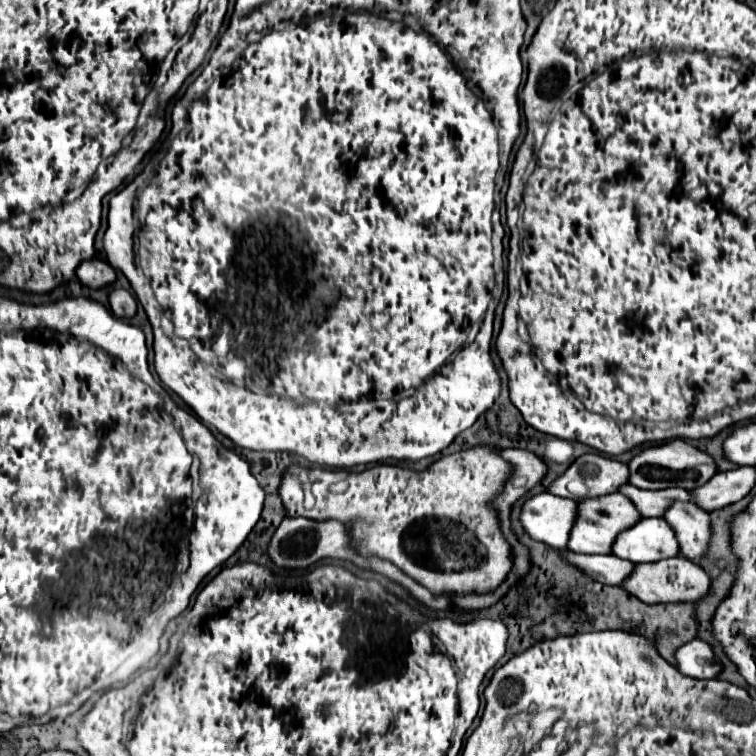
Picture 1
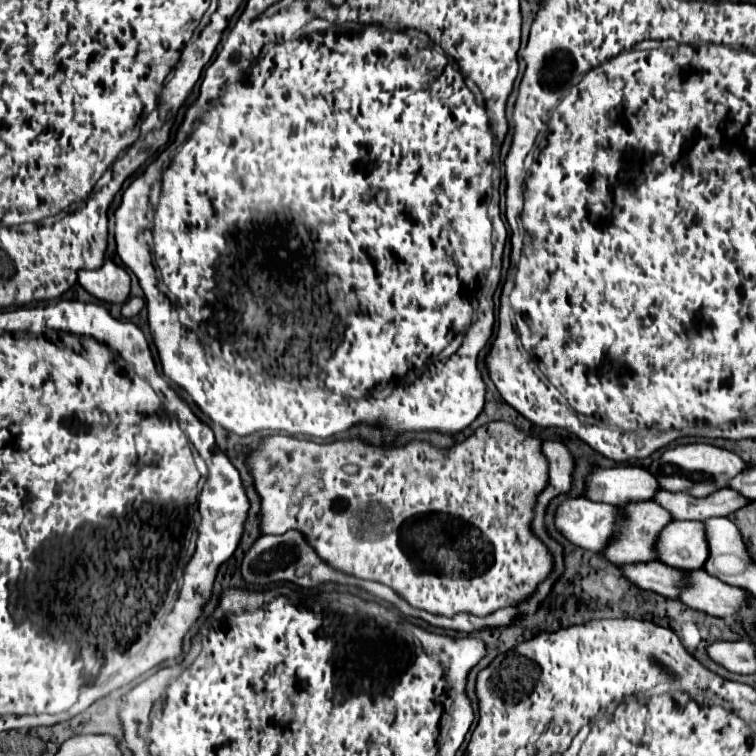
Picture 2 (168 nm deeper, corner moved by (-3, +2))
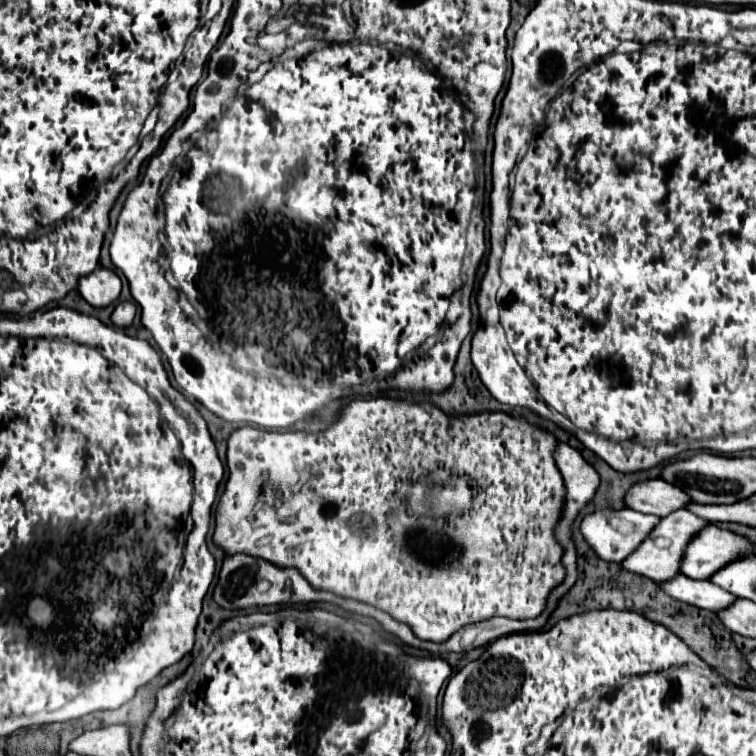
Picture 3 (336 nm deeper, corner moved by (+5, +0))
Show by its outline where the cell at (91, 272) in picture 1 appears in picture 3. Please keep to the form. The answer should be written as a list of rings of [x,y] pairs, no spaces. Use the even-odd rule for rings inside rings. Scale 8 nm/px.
[[[96,268],[92,274],[82,276],[78,280],[78,292],[82,294],[88,304],[96,308],[104,308],[118,300],[122,290],[122,280],[114,270],[108,268]]]

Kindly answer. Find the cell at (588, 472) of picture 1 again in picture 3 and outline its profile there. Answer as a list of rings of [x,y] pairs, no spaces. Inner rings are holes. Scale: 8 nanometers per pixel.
[[[660,478],[636,482],[626,492],[628,508],[642,514],[654,514],[658,518],[670,514],[672,510],[684,508],[688,502],[690,498],[678,486],[672,486]]]

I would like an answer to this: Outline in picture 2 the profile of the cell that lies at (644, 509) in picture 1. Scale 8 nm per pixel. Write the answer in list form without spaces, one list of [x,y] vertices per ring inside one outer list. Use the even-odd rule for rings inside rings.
[[[726,488],[722,492],[714,492],[712,496],[706,496],[706,498],[694,498],[694,496],[682,494],[682,492],[672,494],[672,492],[662,490],[662,492],[658,492],[656,502],[662,504],[668,512],[672,512],[672,516],[676,520],[708,520],[708,518],[716,518],[716,516],[730,516],[730,514],[738,512],[740,508],[744,508],[744,504],[748,506],[752,500]]]

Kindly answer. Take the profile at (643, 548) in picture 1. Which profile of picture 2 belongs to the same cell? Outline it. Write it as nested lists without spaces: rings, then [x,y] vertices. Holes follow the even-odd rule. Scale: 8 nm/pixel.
[[[674,520],[660,532],[658,556],[664,564],[682,570],[700,570],[708,560],[704,522]]]

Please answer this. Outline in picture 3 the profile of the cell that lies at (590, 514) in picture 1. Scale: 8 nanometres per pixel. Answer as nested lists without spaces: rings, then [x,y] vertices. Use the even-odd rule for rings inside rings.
[[[674,510],[668,516],[660,518],[658,526],[654,526],[654,530],[648,534],[648,538],[638,546],[638,550],[634,550],[634,554],[630,554],[624,562],[622,568],[634,572],[634,574],[642,574],[654,582],[664,582],[674,578],[680,570],[680,560],[684,554],[684,548],[688,544],[688,540],[706,526],[704,520],[696,518],[694,514],[690,514],[688,510]]]

